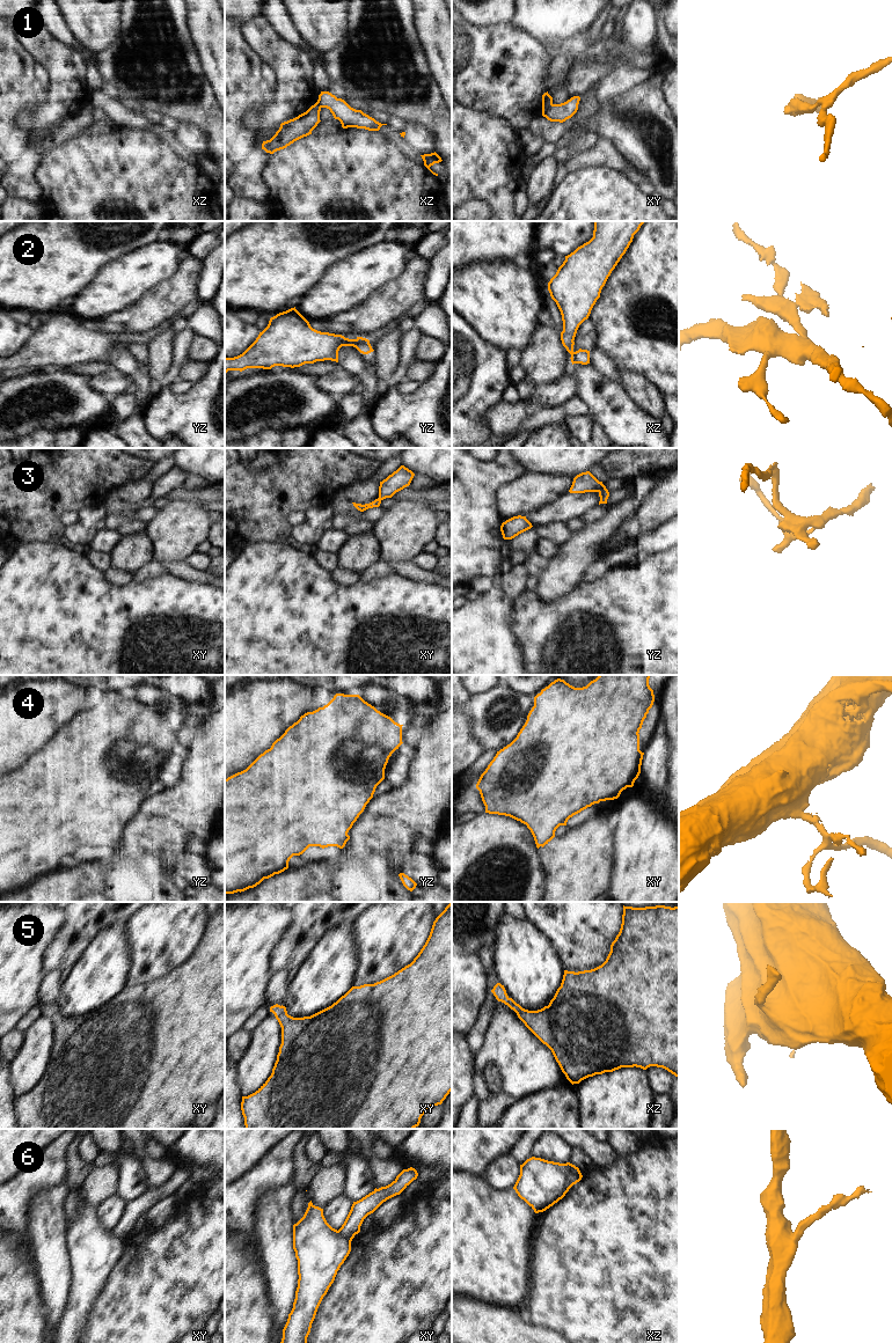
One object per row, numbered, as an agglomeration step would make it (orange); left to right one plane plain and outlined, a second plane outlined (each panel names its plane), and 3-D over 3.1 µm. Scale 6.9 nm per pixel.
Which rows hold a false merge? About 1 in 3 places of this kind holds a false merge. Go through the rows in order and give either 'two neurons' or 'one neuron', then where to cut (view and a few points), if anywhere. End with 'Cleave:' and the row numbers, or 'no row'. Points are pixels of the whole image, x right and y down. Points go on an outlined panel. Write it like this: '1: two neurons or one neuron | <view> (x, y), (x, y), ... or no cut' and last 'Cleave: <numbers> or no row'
1: two neurons | xy (551, 103), (542, 115)
2: two neurons | yz (357, 339), (355, 346)
3: one neuron | no cut
4: one neuron | no cut
5: one neuron | no cut
6: two neurons | xz (570, 1164), (570, 1178), (575, 1183)
Cleave: 1, 2, 6

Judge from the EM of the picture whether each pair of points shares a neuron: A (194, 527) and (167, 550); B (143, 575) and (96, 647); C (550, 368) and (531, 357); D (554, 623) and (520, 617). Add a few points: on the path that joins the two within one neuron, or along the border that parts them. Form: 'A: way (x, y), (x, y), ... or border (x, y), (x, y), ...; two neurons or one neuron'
A: way (187, 530), (174, 543); one neuron
B: border (166, 574), (133, 582); two neurons
C: way (546, 364), (542, 360), (535, 359); one neuron
D: way (546, 623), (532, 623), (528, 619); one neuron

